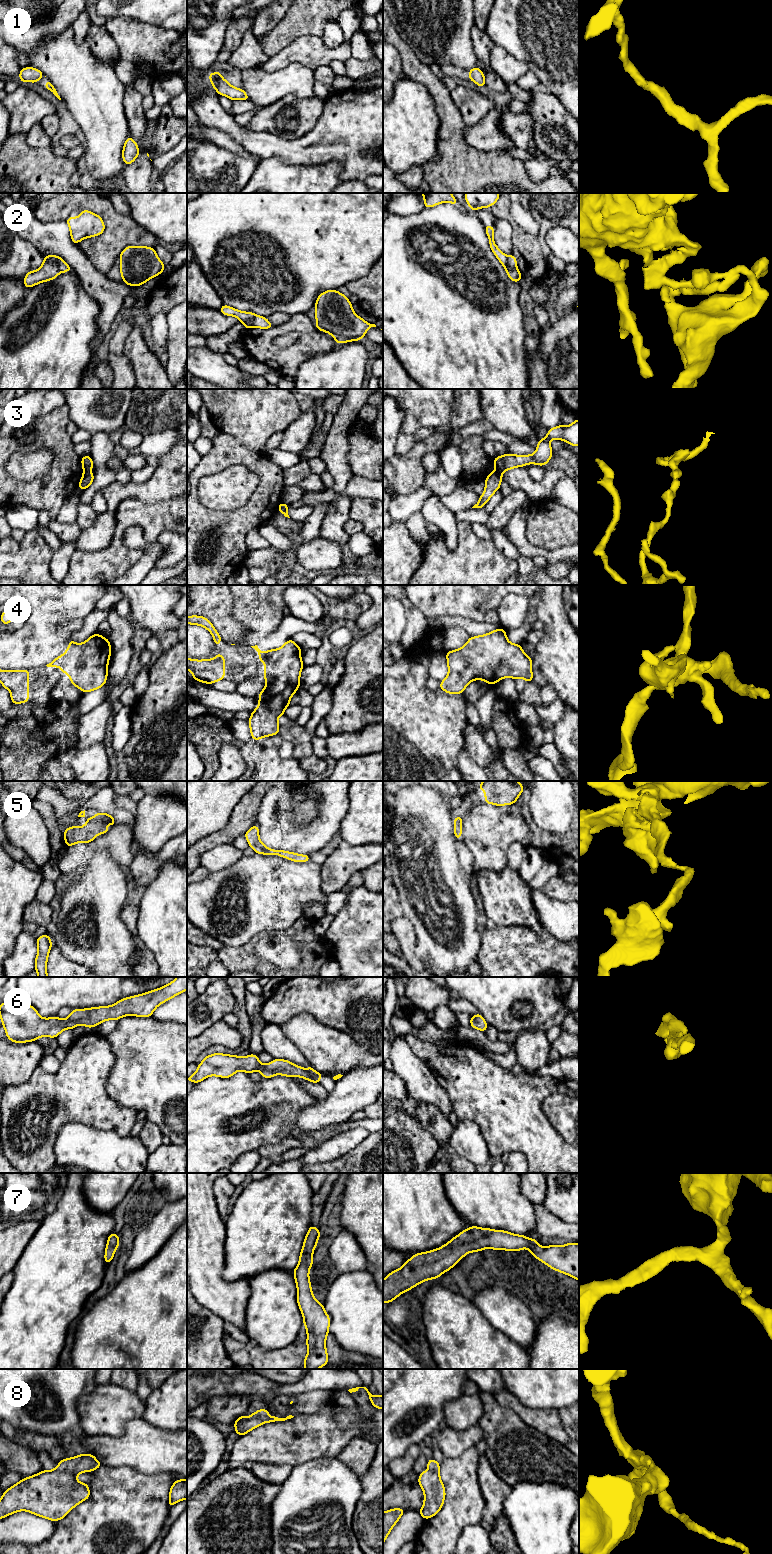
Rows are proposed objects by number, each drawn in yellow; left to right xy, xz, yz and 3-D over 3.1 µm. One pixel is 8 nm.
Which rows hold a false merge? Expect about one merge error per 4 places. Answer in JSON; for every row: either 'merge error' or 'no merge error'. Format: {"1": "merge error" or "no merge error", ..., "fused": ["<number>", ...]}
{"1": "no merge error", "2": "merge error", "3": "merge error", "4": "no merge error", "5": "no merge error", "6": "no merge error", "7": "no merge error", "8": "no merge error", "fused": ["2", "3"]}

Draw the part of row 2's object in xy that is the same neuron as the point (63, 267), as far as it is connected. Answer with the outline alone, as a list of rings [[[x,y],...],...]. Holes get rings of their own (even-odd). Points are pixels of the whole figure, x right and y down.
[[[56,255],[43,256],[45,261],[56,261],[60,272],[65,273],[71,271],[71,268],[61,257]]]

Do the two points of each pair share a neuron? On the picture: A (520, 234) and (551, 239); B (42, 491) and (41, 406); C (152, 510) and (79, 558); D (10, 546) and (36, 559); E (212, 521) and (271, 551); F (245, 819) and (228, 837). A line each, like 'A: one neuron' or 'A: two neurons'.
A: two neurons
B: two neurons
C: one neuron
D: two neurons
E: two neurons
F: one neuron

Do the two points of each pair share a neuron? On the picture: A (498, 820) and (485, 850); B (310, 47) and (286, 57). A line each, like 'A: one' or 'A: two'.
A: one
B: one

